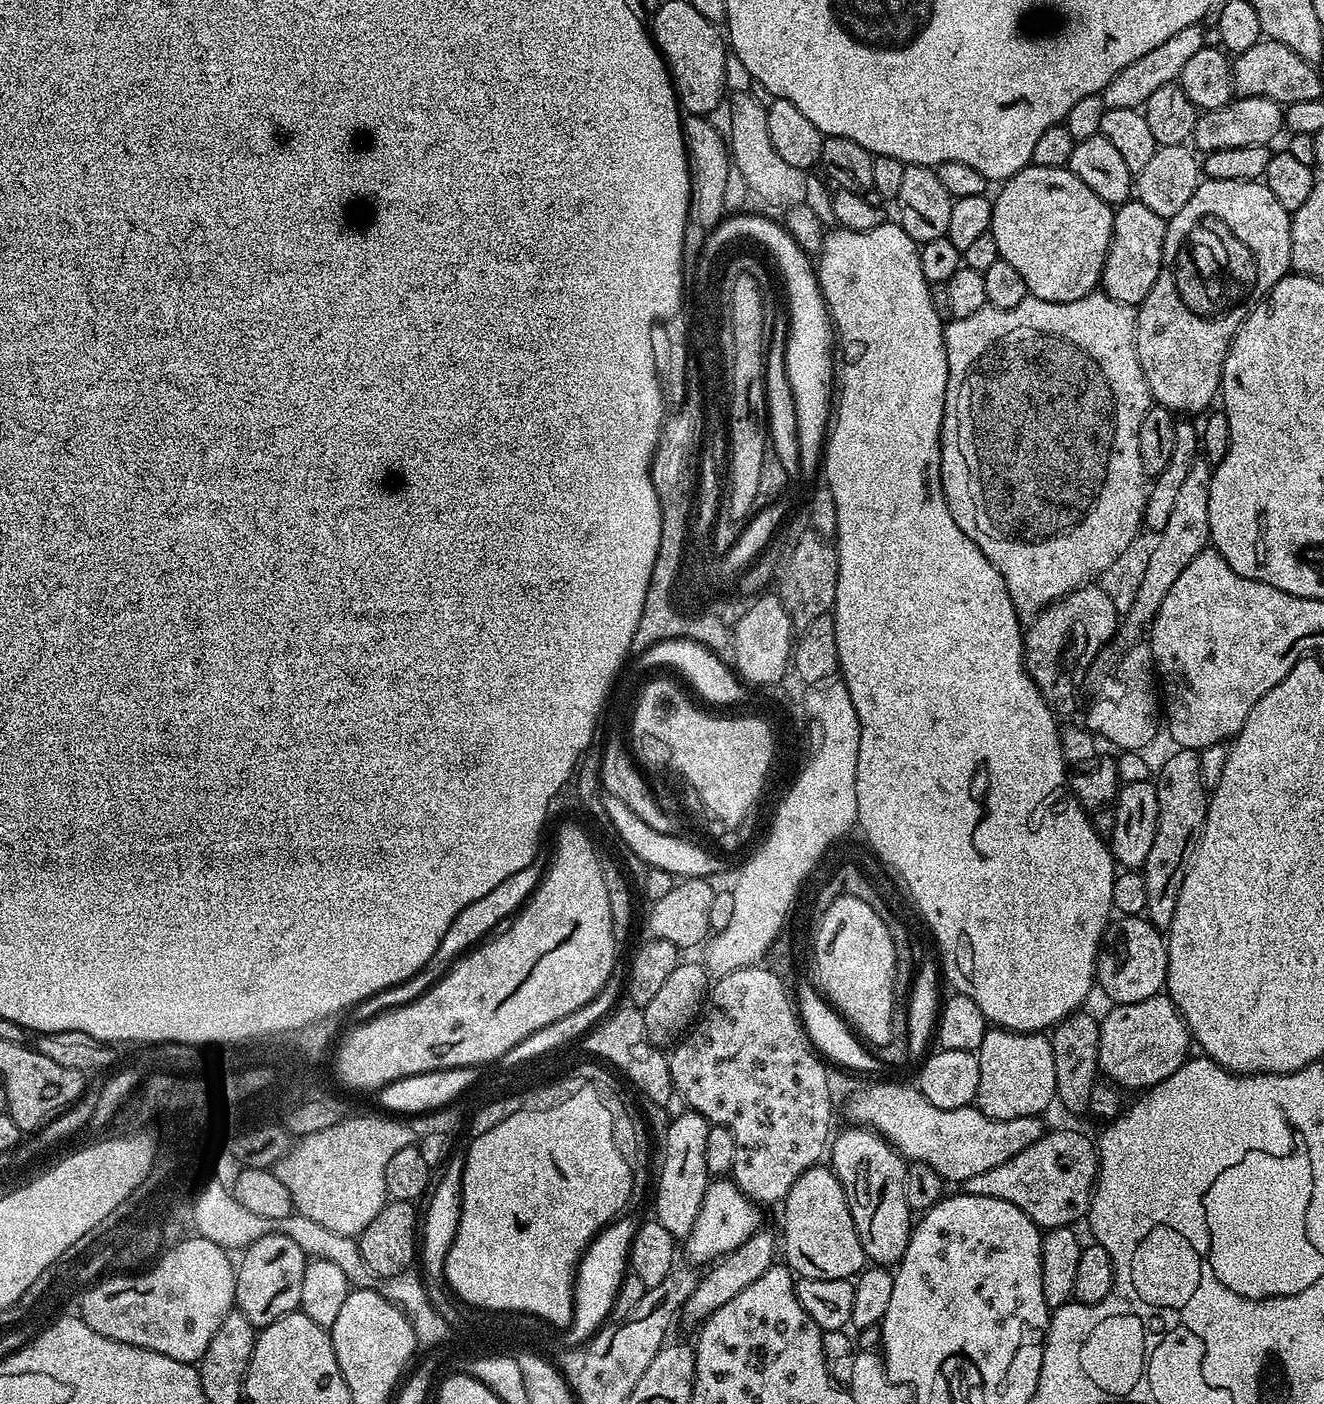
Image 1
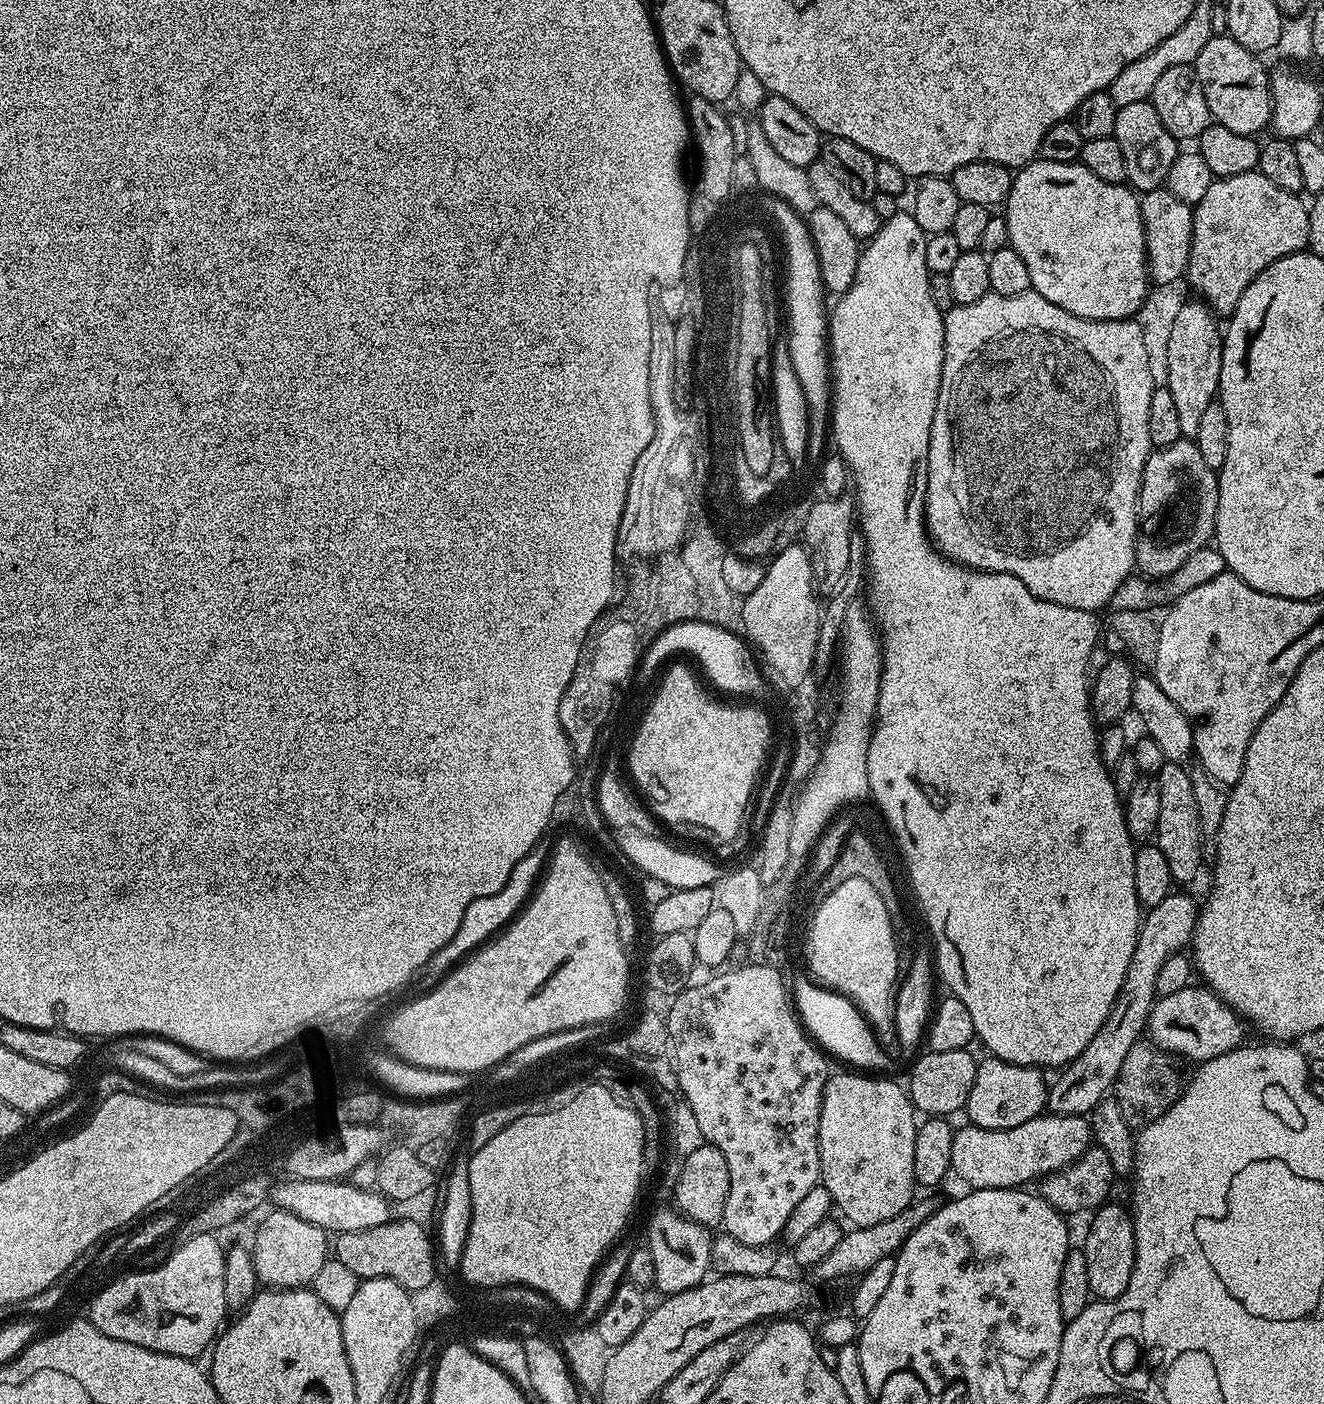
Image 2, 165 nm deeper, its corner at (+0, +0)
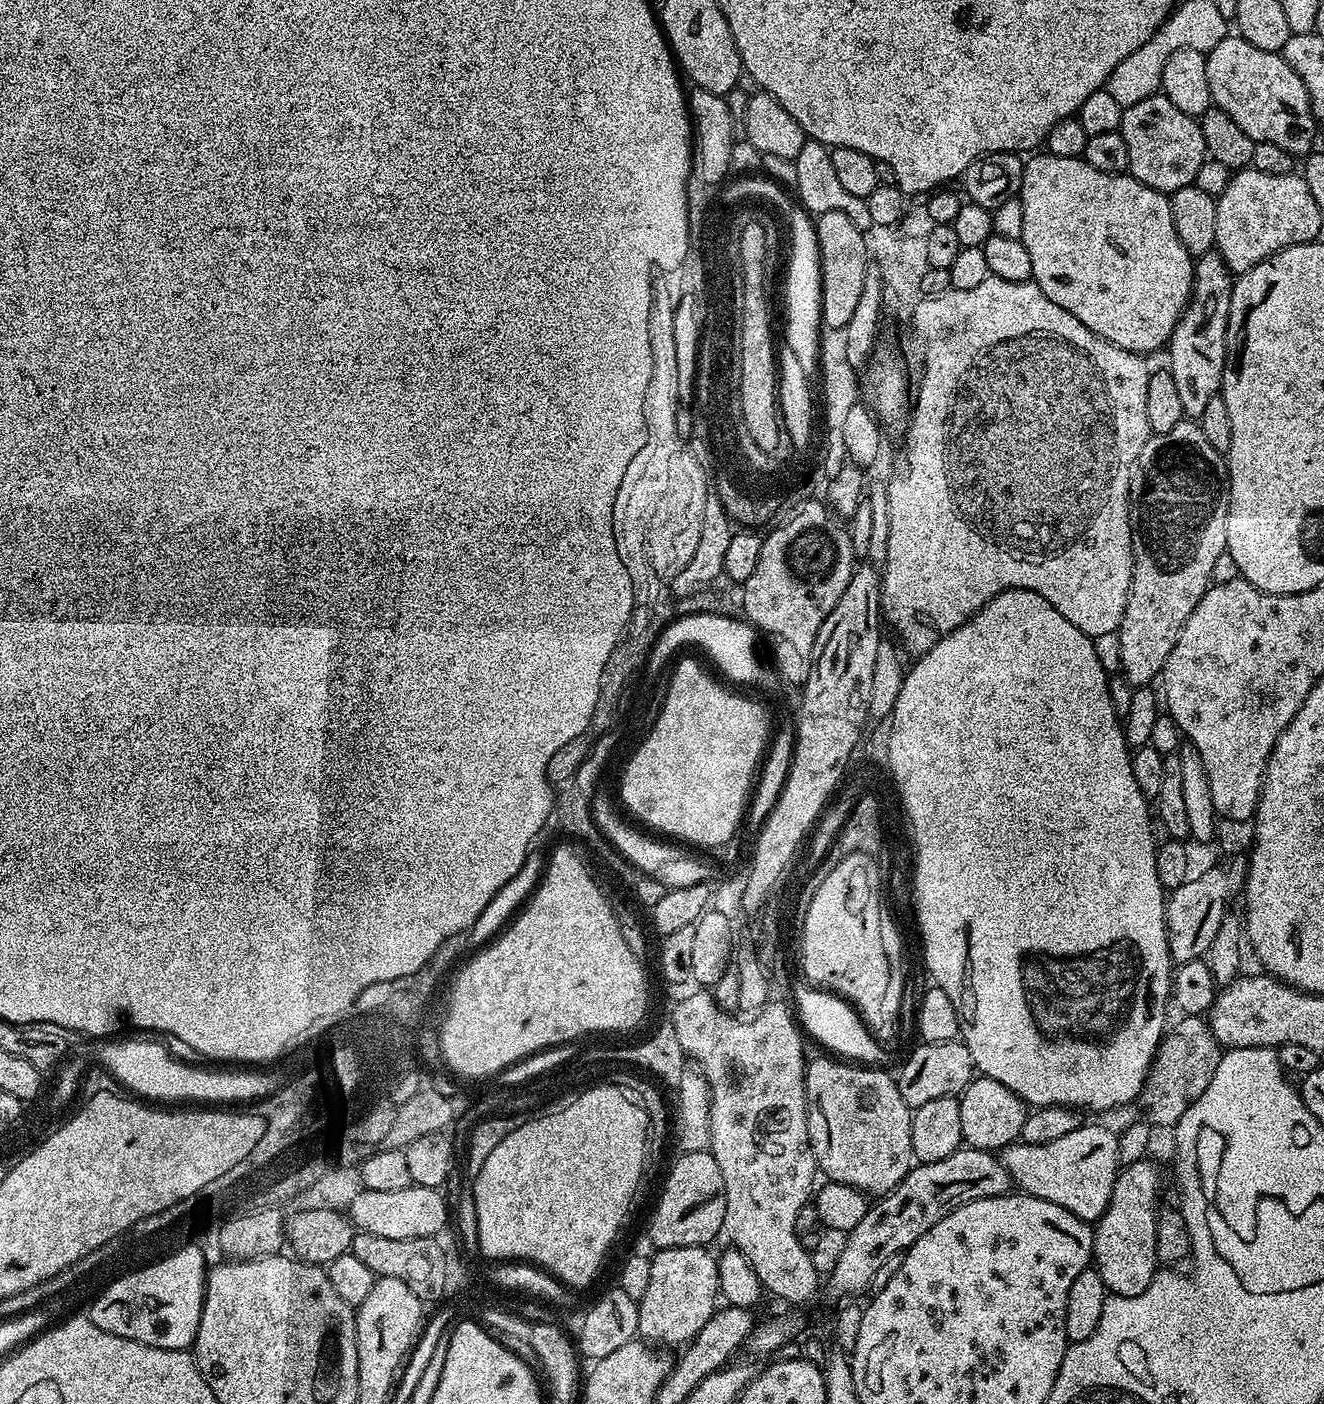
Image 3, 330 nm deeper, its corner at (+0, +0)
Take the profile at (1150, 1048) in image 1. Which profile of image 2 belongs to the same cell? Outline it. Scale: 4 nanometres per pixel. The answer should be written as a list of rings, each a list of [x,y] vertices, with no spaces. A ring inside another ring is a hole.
[[[1189,986],[1174,994],[1160,996],[1152,1005],[1146,1029],[1147,1039],[1157,1048],[1180,1058],[1189,1056],[1195,1062],[1213,1060],[1231,1048],[1241,1047],[1245,1043],[1246,1029],[1245,1021],[1233,1012],[1221,996],[1207,986],[1200,987]]]

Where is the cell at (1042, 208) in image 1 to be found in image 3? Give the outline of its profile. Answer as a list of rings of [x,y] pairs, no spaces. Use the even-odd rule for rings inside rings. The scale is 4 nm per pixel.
[[[1041,154],[1033,155],[1024,160],[1024,173],[1022,174],[1022,186],[1018,199],[1022,202],[1022,234],[1020,239],[1030,253],[1030,266],[1032,267],[1032,280],[1057,306],[1062,310],[1070,310],[1082,326],[1086,326],[1094,334],[1098,334],[1106,342],[1118,346],[1122,350],[1149,354],[1156,352],[1167,345],[1172,336],[1174,326],[1178,318],[1184,313],[1188,299],[1192,296],[1192,265],[1194,258],[1182,246],[1182,238],[1178,238],[1178,230],[1174,230],[1174,214],[1170,210],[1170,199],[1165,193],[1154,190],[1142,182],[1138,182],[1130,174],[1115,176],[1114,174],[1102,174],[1102,170],[1094,170],[1083,158],[1058,158]]]

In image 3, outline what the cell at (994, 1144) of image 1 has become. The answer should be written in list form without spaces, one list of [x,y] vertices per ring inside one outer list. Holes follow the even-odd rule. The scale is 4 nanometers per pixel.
[[[1088,1122],[1081,1123],[1079,1128],[1070,1130],[1070,1134],[1062,1134],[1062,1138],[1054,1138],[1054,1142],[1009,1144],[1007,1148],[1003,1149],[1002,1159],[1013,1185],[1021,1193],[1034,1198],[1042,1198],[1046,1202],[1054,1202],[1058,1206],[1070,1210],[1070,1214],[1089,1222],[1099,1220],[1101,1214],[1106,1210],[1114,1190],[1116,1173],[1122,1167],[1119,1158],[1119,1135],[1115,1131],[1111,1132],[1104,1124],[1088,1124]]]

